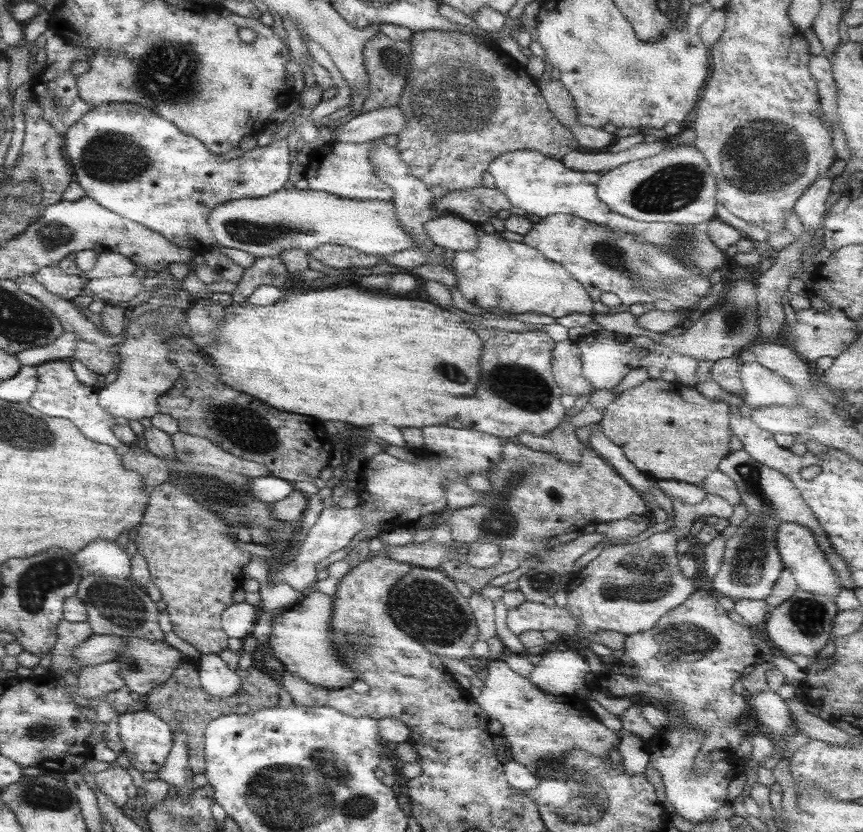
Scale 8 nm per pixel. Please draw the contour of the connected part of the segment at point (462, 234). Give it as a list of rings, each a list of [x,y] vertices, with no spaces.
[[[448,214],[423,223],[423,232],[433,245],[445,249],[447,254],[450,254],[453,251],[475,250],[477,227],[469,221]]]

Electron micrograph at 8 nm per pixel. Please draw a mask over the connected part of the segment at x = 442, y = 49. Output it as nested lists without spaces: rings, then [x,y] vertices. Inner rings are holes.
[[[459,30],[419,31],[412,33],[409,42],[411,47],[410,69],[407,78],[405,78],[404,87],[397,104],[397,108],[405,117],[406,126],[396,134],[398,141],[394,148],[399,153],[400,159],[407,165],[408,171],[417,180],[422,180],[428,187],[439,185],[448,191],[465,190],[473,187],[481,187],[481,176],[487,170],[488,164],[494,158],[506,152],[513,150],[534,150],[547,158],[560,160],[564,154],[577,150],[577,141],[573,138],[569,128],[563,126],[556,118],[553,118],[553,115],[547,110],[545,101],[537,87],[536,80],[529,76],[525,72],[524,67],[515,62],[507,53],[499,51],[494,47],[477,44],[470,36],[463,34]]]

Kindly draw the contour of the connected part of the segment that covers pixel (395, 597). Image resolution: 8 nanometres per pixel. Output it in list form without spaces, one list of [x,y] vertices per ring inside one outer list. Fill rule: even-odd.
[[[411,567],[391,587],[387,608],[395,624],[412,639],[418,639],[429,652],[456,659],[471,656],[470,646],[478,633],[473,615],[467,598],[455,589],[455,583],[442,570]]]

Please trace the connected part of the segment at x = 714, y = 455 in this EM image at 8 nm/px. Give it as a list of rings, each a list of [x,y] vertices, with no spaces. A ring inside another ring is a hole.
[[[647,379],[638,386],[620,392],[604,406],[598,422],[600,431],[615,446],[622,449],[625,458],[645,476],[653,480],[672,480],[696,485],[702,482],[710,472],[717,468],[717,463],[729,454],[730,412],[724,400],[711,400],[683,385],[662,379]]]

